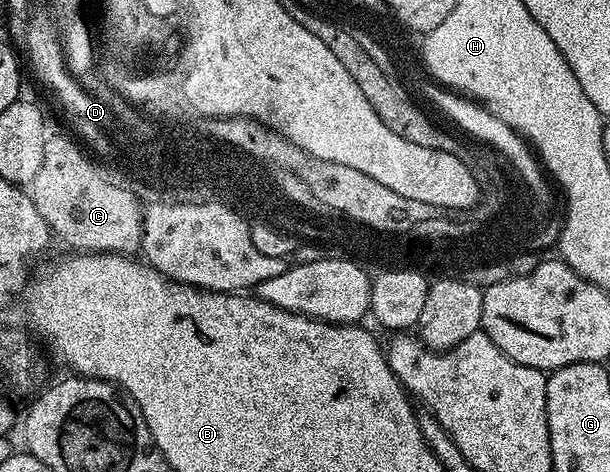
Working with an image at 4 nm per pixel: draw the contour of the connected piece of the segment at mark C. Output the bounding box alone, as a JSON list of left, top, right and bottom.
[31,135,142,254]

